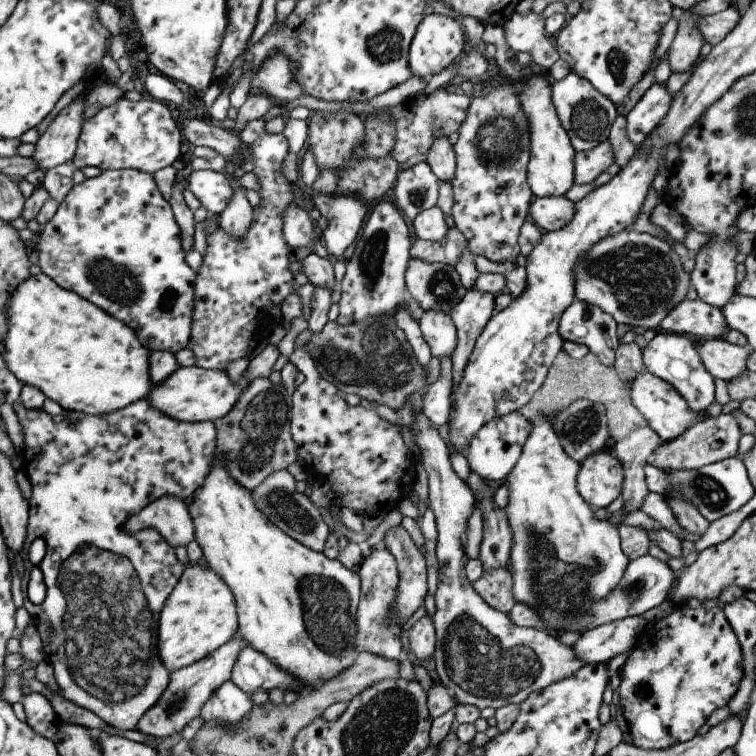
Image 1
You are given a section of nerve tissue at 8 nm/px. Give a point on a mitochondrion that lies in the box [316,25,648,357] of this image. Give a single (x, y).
(499, 136)

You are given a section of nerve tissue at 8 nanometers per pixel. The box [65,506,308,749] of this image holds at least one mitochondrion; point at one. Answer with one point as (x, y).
(179, 702)

